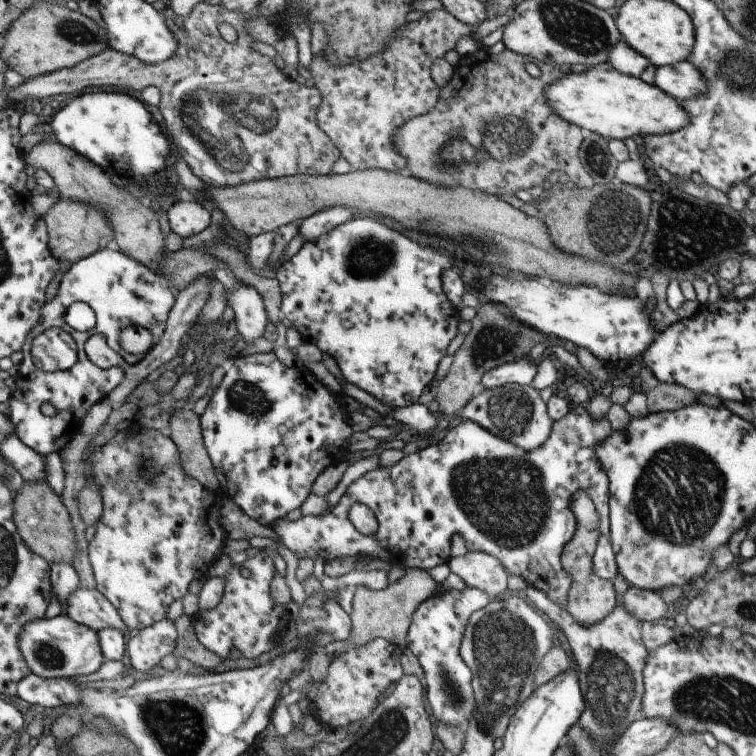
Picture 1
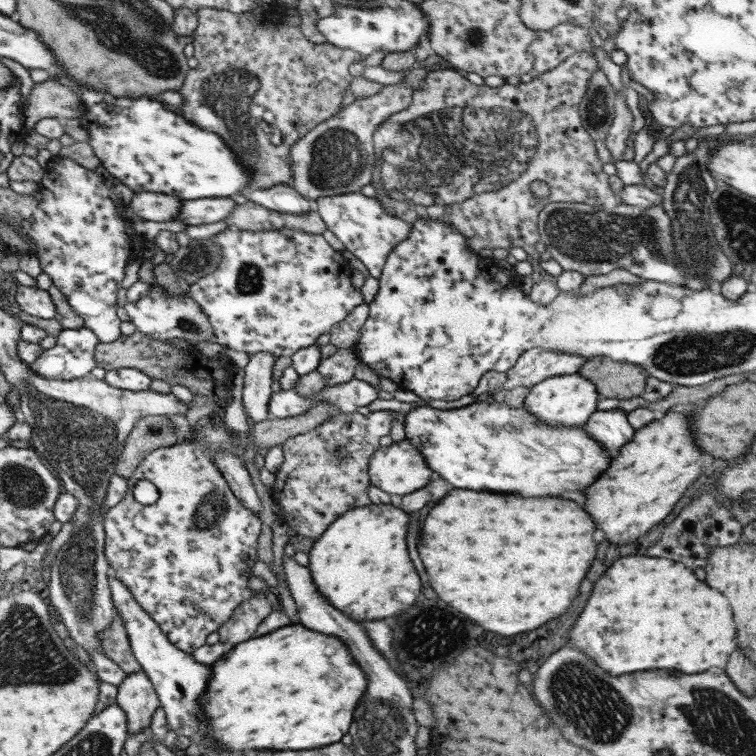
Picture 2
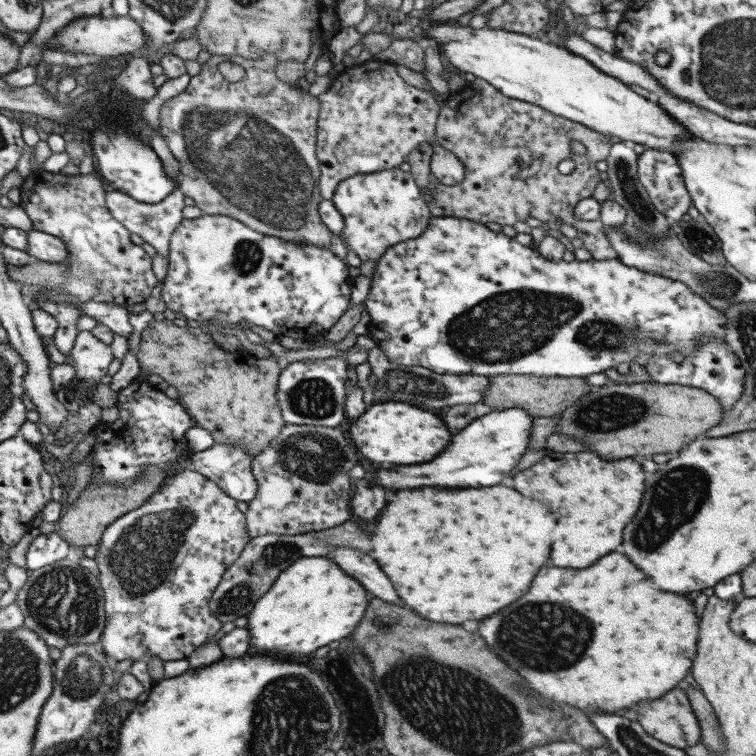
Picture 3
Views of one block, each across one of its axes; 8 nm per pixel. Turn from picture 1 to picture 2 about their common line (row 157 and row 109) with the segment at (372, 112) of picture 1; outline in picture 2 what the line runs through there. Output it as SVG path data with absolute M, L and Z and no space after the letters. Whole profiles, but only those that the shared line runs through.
M402 83L384 88L369 98L355 99L342 111L315 126L290 148L293 187L313 203L320 197L338 196L360 191L376 171L374 131L394 113L406 109L413 99L413 90Z

